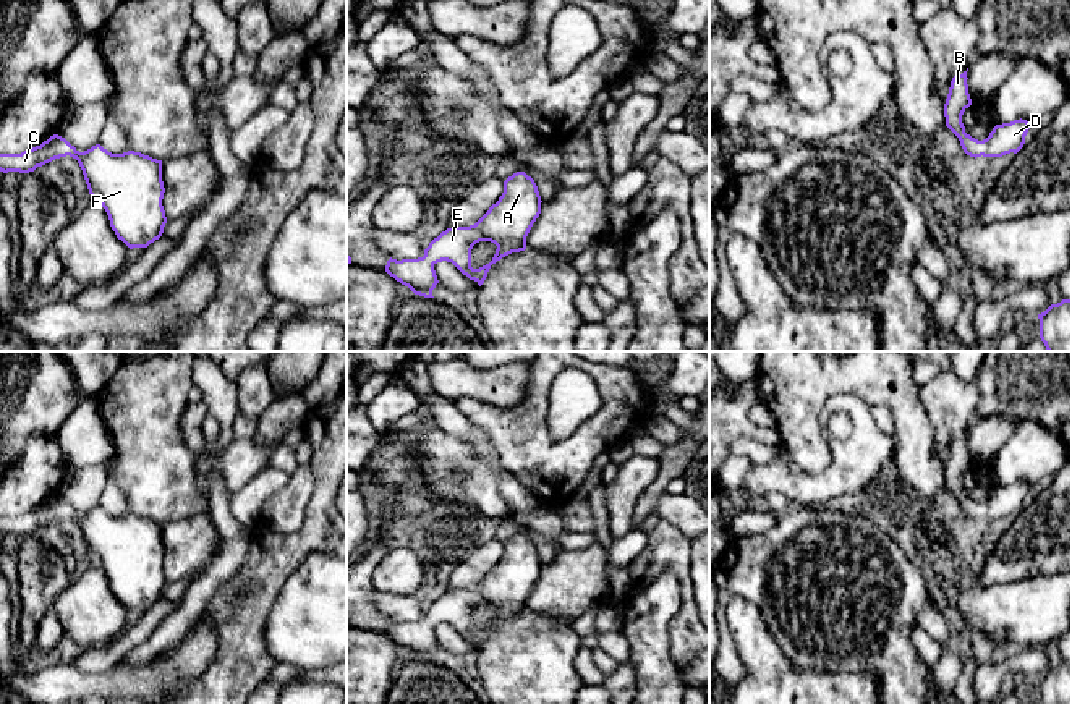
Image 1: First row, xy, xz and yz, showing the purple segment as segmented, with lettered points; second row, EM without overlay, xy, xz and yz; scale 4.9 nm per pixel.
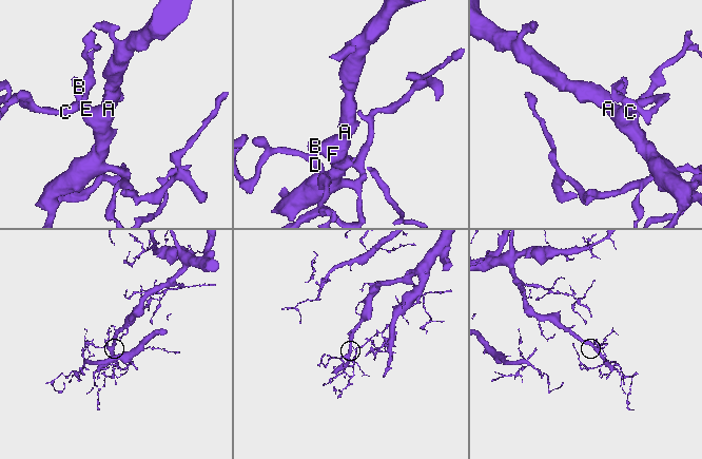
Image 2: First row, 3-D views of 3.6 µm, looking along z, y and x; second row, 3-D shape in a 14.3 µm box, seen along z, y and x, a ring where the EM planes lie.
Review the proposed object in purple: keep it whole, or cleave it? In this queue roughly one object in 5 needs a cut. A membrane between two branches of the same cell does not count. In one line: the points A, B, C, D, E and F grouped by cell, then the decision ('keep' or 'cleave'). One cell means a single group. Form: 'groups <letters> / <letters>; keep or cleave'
groups A B C D E F; keep

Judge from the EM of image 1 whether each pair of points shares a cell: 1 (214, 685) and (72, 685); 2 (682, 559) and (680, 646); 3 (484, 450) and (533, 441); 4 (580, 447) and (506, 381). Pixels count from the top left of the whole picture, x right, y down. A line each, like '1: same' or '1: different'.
1: different
2: same
3: different
4: different

